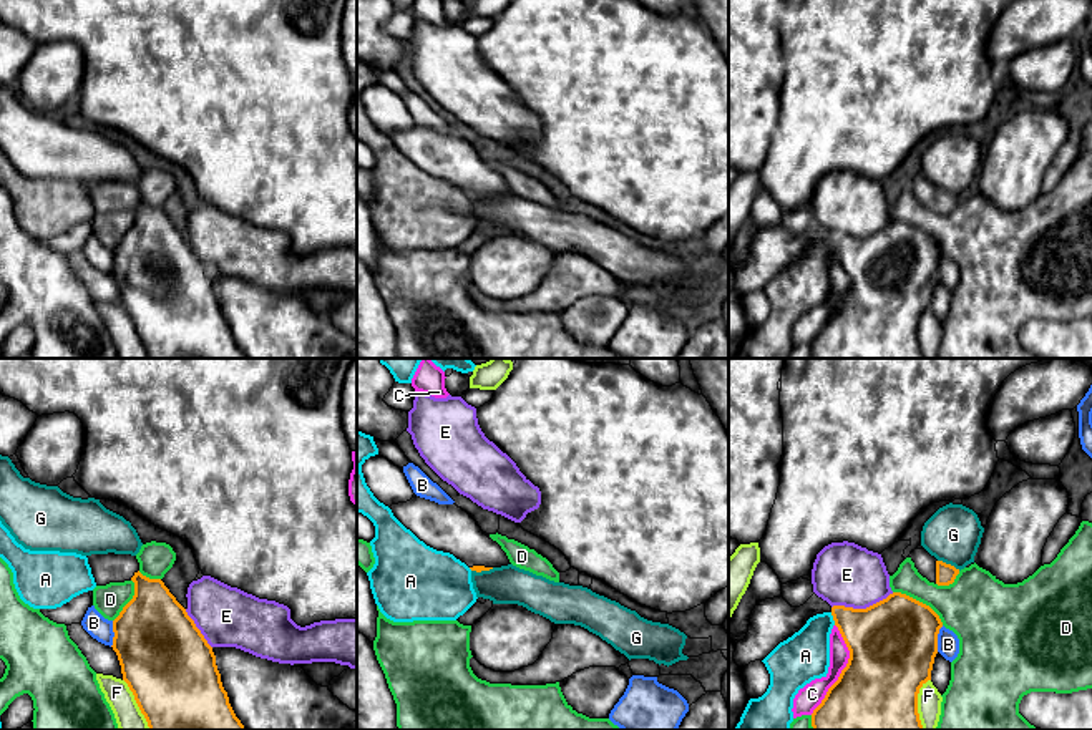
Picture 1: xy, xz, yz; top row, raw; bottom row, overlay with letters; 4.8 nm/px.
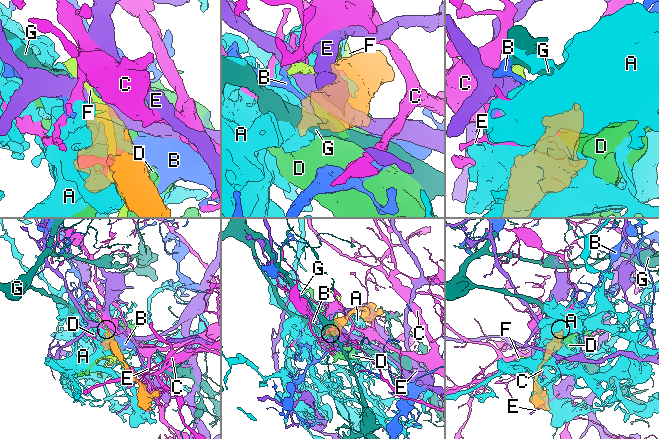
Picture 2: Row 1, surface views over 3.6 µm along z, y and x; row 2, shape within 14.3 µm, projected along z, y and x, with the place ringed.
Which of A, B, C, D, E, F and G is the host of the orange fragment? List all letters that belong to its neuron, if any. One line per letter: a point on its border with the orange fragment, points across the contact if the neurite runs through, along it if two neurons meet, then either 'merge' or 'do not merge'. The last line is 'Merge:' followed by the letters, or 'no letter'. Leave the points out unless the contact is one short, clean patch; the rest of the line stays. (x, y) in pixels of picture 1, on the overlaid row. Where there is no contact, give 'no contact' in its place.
A: contact yz (833, 619); do not merge
B: contact xy (115, 634); do not merge
C: contact yz (843, 669); do not merge
D: contact yz (918, 601); do not merge
E: contact yz (862, 609); do not merge
F: contact yz (916, 704); do not merge
G: contact yz (950, 564); border yz (938, 559), (960, 569); do not merge
Merge: no letter

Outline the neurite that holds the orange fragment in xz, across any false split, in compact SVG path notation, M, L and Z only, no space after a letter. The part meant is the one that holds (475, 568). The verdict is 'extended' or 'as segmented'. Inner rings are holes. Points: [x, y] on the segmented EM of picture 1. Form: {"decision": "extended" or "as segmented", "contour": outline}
{"decision": "extended", "contour": "M413 498L390 506L393 516L427 546L450 552L471 571L481 572L511 564L501 546L490 539L461 508Z"}

